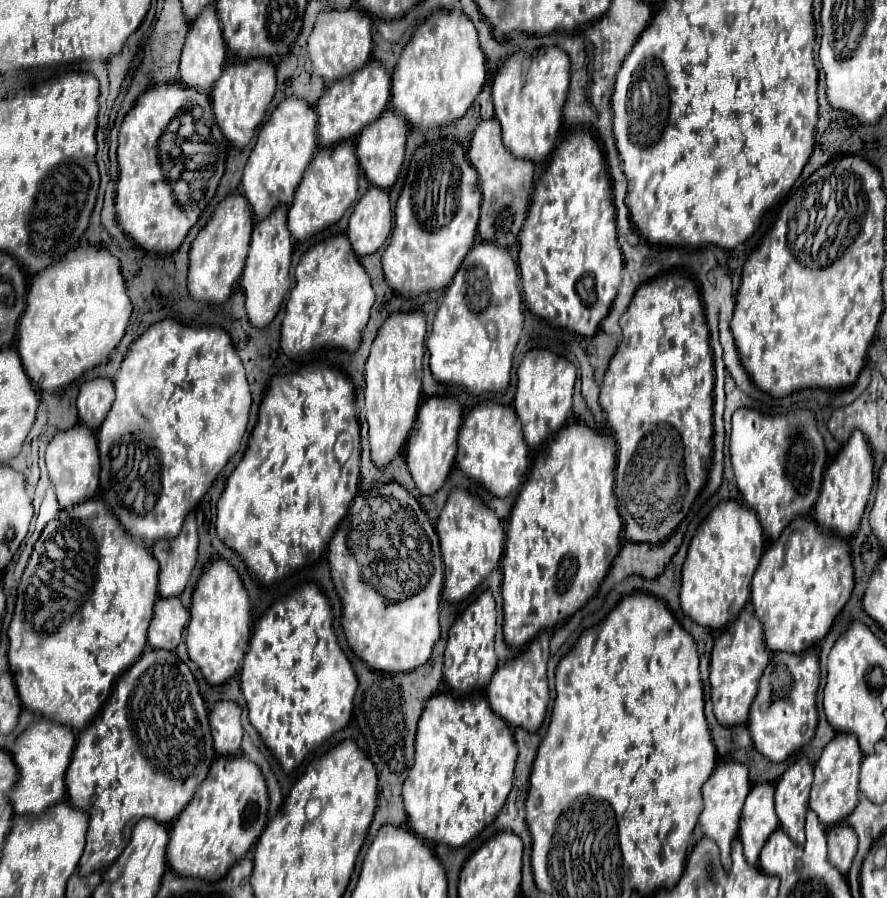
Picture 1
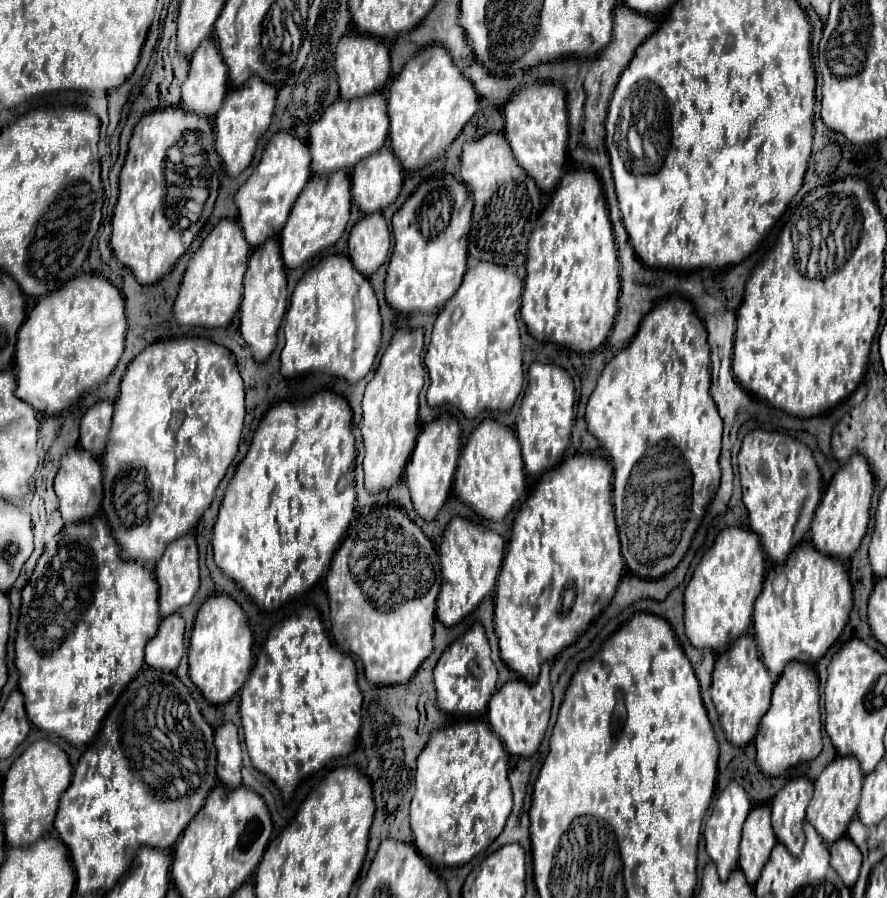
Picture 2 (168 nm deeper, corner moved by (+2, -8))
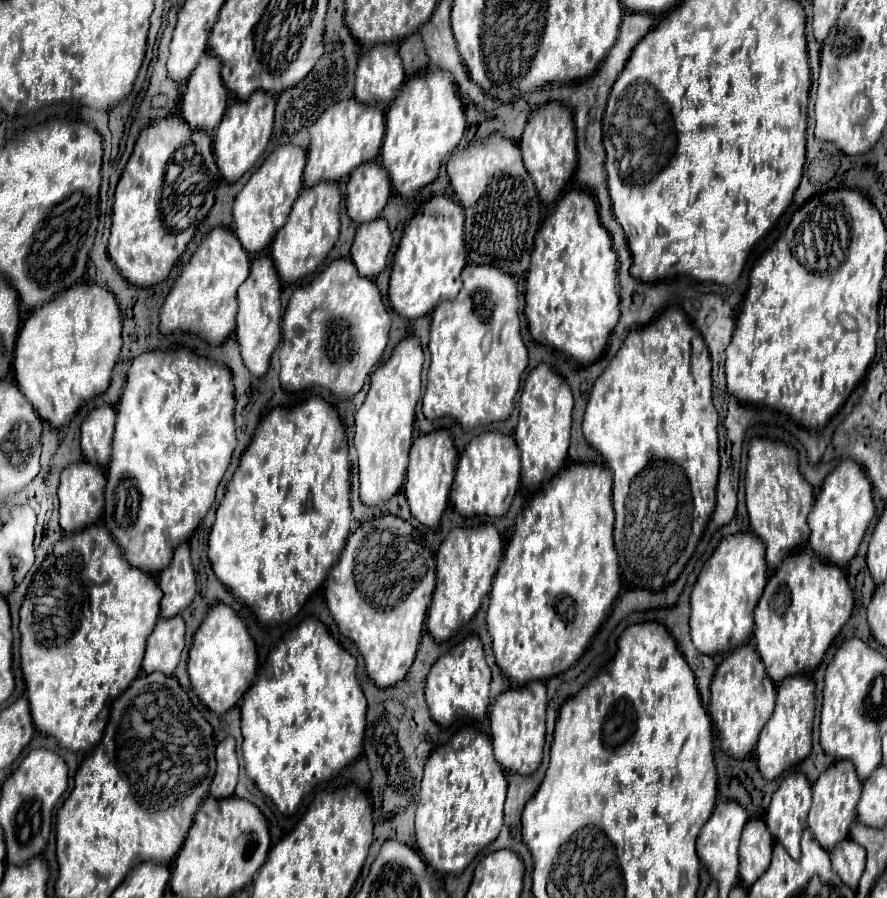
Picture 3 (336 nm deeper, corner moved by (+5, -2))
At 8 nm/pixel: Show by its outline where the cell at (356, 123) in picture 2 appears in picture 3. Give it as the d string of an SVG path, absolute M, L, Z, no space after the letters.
M354 98L342 100L326 108L326 112L310 126L310 146L308 162L304 170L304 186L314 186L318 182L334 182L346 178L362 162L376 160L386 134L384 108L378 104L362 104Z

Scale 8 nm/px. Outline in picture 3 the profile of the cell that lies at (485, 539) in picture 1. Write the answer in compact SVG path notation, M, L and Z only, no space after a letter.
M492 524L474 528L452 528L436 554L436 590L428 610L428 630L436 642L448 640L480 608L492 588L496 568L502 558L502 538Z

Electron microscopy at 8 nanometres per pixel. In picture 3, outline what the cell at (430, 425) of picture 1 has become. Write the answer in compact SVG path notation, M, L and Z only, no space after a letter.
M446 428L418 436L410 448L410 462L408 462L406 482L404 482L404 494L410 504L412 516L424 526L434 528L440 522L440 516L448 504L448 494L450 494L450 486L452 486L454 470L458 462L456 458L458 458L458 452L452 444L452 434Z

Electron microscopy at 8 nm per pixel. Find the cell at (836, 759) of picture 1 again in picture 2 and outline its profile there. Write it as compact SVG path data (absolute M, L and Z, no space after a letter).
M837 756L815 780L815 794L807 808L807 822L813 824L813 828L823 836L827 844L837 842L847 834L849 822L857 814L857 804L861 796L861 784L863 784L863 770L853 756Z

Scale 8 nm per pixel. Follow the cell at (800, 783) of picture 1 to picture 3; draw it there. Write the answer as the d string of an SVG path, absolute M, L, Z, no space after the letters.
M794 772L782 780L766 812L766 826L770 834L794 860L800 856L800 834L806 826L810 802L812 784L802 772Z

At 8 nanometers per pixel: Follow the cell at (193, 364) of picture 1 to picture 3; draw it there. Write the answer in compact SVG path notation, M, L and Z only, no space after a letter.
M176 348L176 350L150 350L140 354L138 358L132 360L132 366L128 370L128 378L126 378L126 386L124 392L116 404L116 412L118 412L118 420L116 420L116 432L114 432L114 444L112 444L112 458L108 462L108 484L106 484L106 504L104 504L104 524L110 530L110 534L114 536L114 540L118 542L118 546L122 548L126 560L134 566L134 568L142 568L144 572L156 574L162 568L168 566L174 548L182 542L186 542L194 528L198 526L198 522L204 518L204 514L208 512L208 508L214 502L216 496L216 488L224 476L224 472L228 470L230 464L230 456L236 444L236 436L234 436L234 384L232 384L232 372L230 368L226 368L224 364L216 364L208 358L198 356L196 352L188 350L188 348Z

